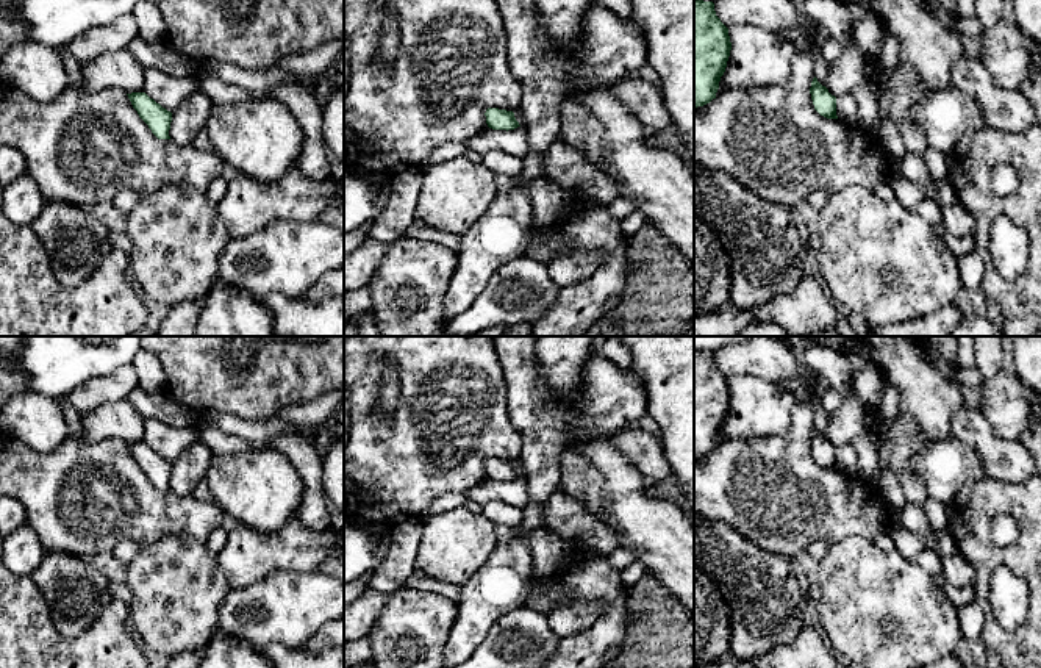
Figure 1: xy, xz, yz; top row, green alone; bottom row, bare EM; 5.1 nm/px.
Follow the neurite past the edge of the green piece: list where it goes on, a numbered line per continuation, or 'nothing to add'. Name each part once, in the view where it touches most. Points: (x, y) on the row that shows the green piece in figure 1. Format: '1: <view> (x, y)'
nothing to add

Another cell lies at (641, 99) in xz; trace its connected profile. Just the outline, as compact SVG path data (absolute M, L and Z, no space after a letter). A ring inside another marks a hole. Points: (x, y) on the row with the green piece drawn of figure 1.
M621 78L613 83L611 92L649 133L661 131L672 124L660 88L639 78Z

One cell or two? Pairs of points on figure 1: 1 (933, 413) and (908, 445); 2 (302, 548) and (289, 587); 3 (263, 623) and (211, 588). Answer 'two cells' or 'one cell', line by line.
1: two cells
2: two cells
3: two cells

